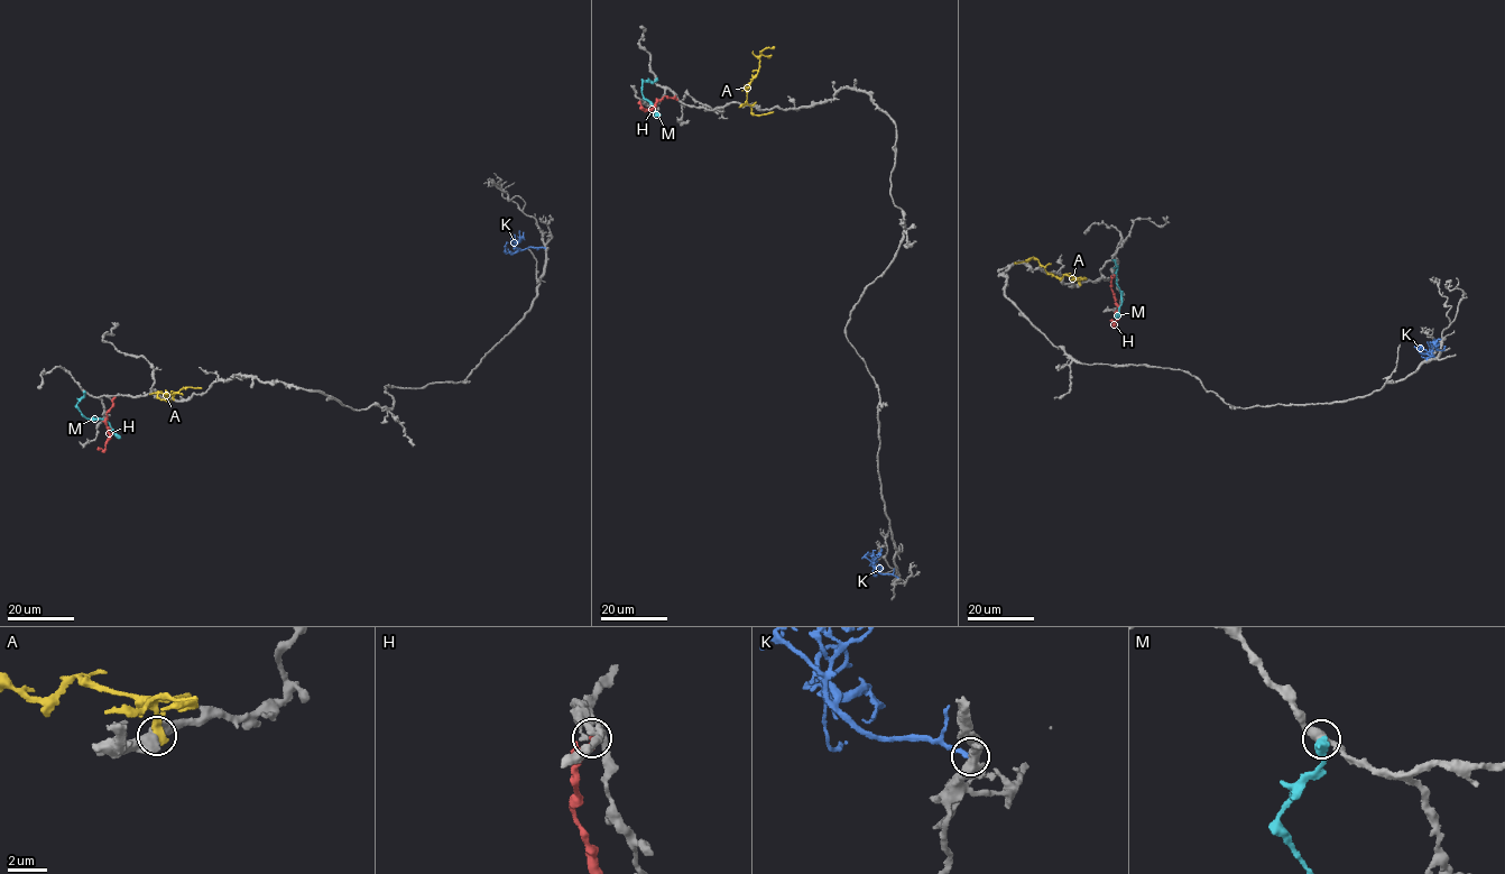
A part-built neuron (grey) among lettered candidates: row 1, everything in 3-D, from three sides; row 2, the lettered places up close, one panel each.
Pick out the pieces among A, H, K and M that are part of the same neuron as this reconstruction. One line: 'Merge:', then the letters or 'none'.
Merge: K

